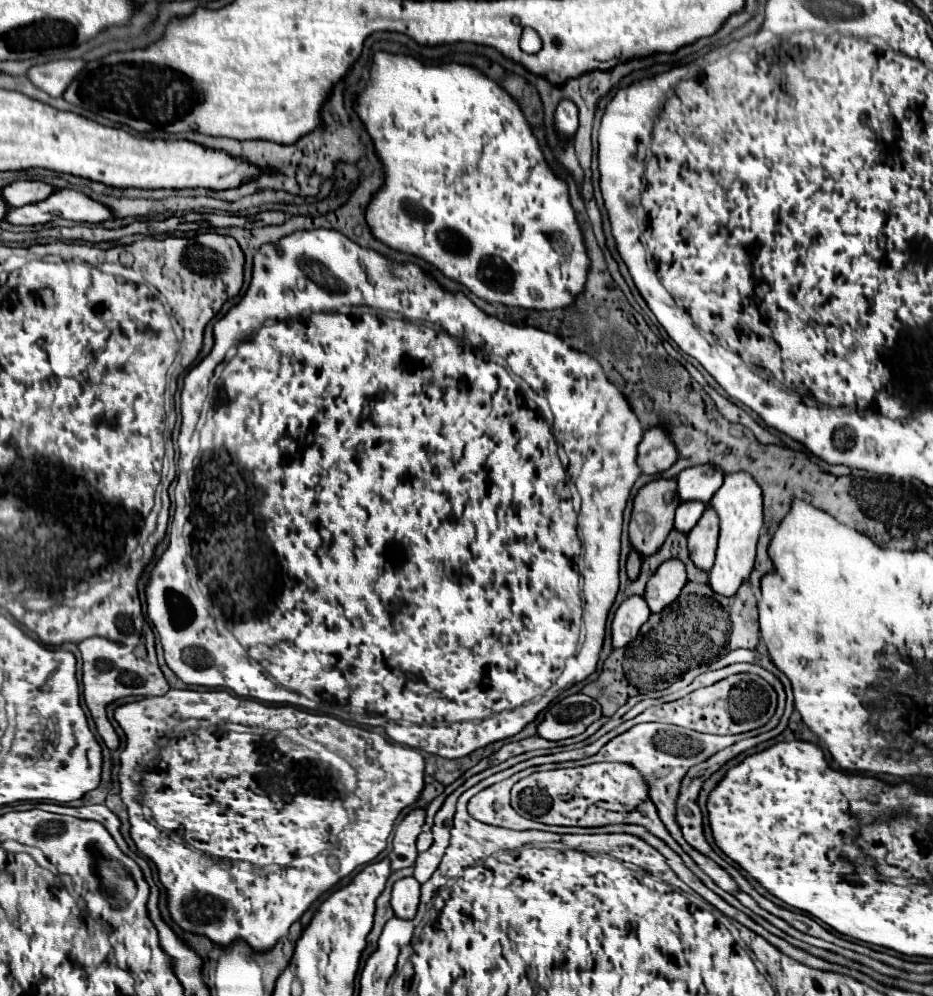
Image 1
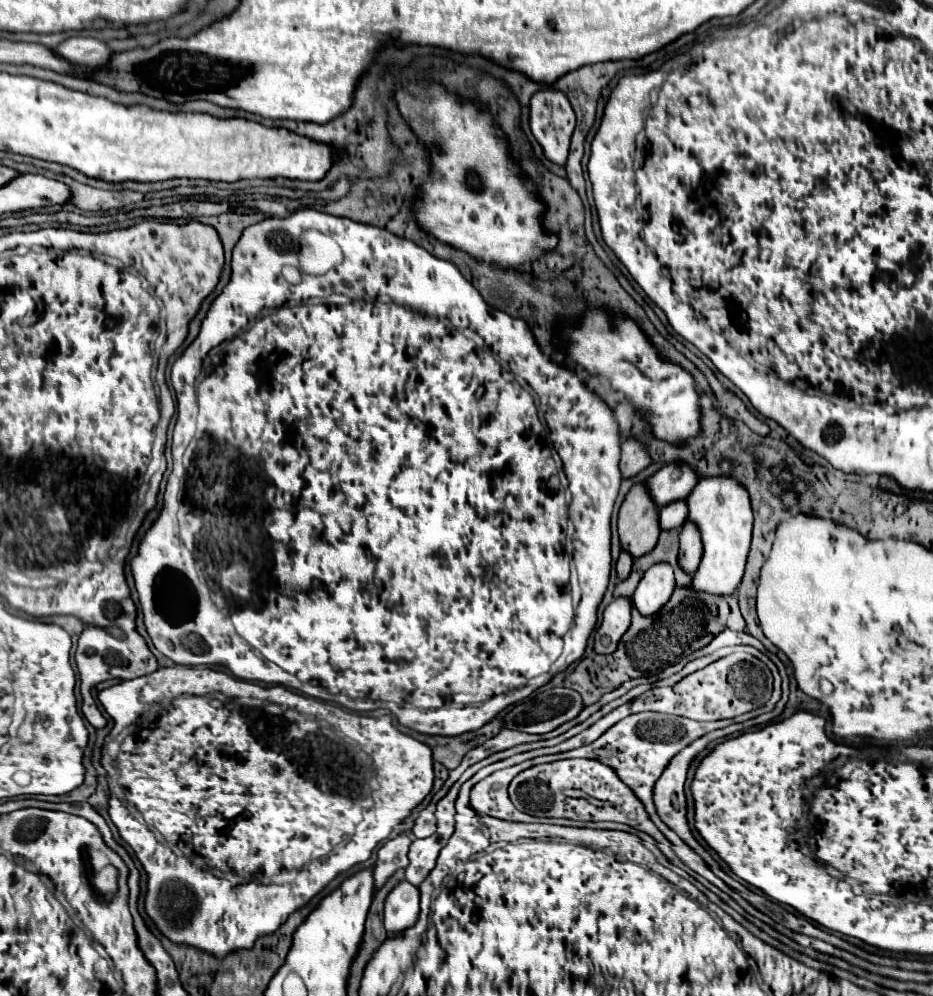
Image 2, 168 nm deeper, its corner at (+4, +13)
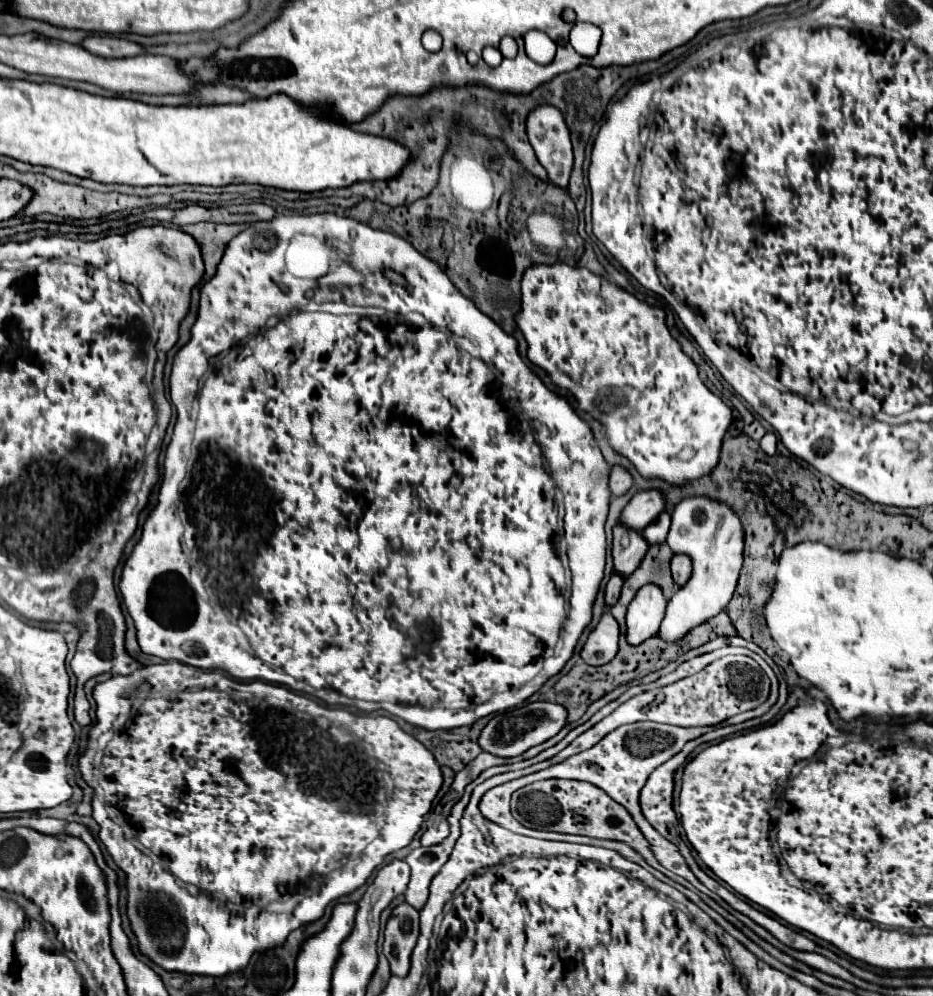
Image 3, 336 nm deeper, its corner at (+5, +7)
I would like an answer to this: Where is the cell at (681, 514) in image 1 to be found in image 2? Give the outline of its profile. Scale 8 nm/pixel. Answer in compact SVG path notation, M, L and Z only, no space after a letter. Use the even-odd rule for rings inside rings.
M672 501L660 509L660 527L662 529L680 529L686 521L688 507L684 501Z

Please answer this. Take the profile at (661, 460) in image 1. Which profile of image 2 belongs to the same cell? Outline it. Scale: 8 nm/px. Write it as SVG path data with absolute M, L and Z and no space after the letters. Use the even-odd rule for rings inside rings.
M626 437L622 441L622 459L620 459L622 477L634 477L642 469L646 469L650 463L652 459L644 443L640 443L636 437Z

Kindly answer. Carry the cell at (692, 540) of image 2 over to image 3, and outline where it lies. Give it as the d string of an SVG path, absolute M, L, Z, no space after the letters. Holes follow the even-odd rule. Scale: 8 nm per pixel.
M675 555L671 559L671 575L679 587L683 587L689 581L691 571L693 571L693 567L691 567L691 559L687 559L687 555Z

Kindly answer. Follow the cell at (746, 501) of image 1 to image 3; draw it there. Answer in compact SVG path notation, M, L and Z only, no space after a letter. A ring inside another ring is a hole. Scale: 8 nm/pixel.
M707 497L683 499L671 513L667 545L675 555L683 553L693 561L693 575L667 603L661 627L691 627L705 623L727 607L737 587L743 563L743 527L731 507Z

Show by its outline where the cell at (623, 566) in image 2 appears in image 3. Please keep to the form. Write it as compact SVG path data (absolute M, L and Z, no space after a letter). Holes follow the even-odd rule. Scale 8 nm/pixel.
M613 573L609 583L607 583L607 587L605 587L605 603L607 605L615 605L617 603L619 593L621 593L621 585L623 585L623 579L617 573Z

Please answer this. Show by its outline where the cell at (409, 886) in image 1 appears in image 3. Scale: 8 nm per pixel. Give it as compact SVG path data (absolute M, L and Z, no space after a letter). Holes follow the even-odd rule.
M407 903L397 905L387 921L383 943L383 955L391 965L391 975L397 977L407 975L417 937L419 937L419 913Z

